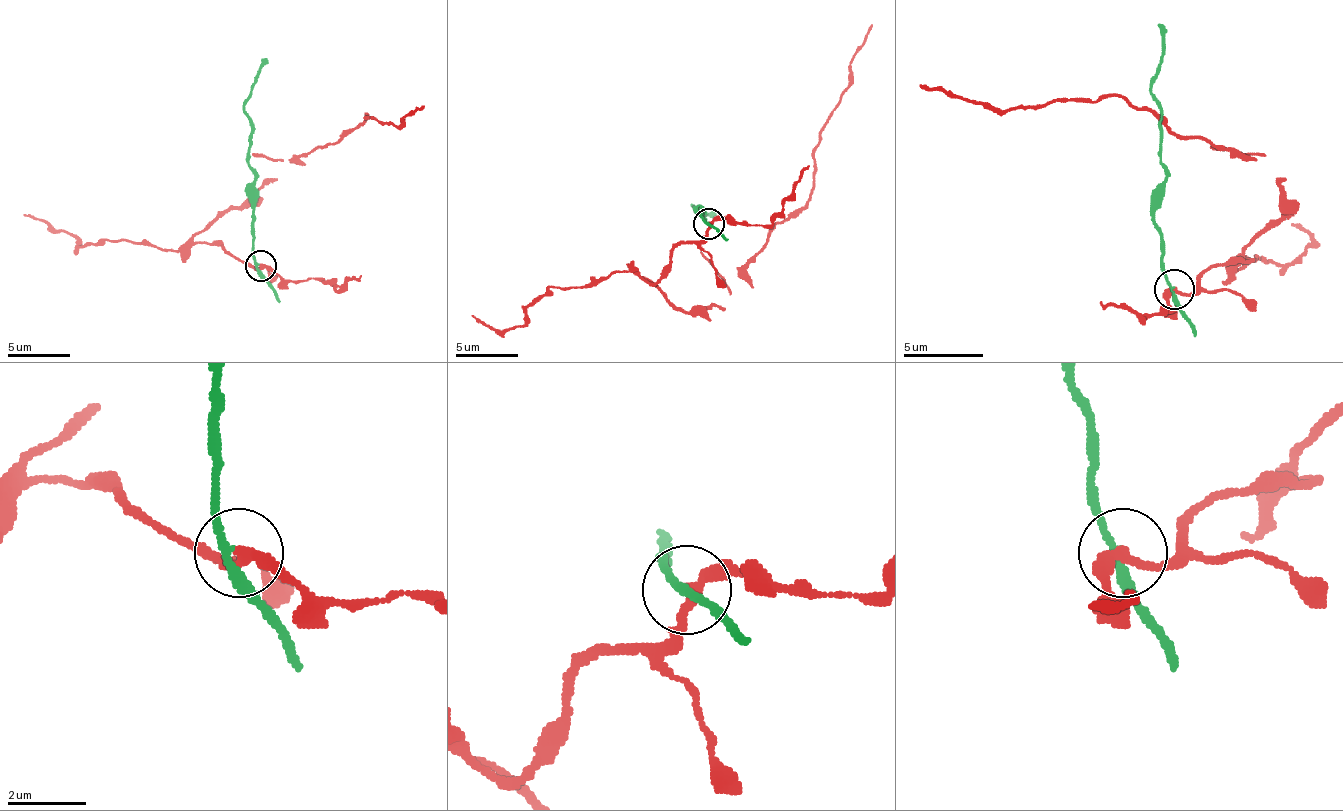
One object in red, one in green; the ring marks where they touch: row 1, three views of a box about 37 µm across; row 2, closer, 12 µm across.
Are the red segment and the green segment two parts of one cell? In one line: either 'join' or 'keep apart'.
keep apart

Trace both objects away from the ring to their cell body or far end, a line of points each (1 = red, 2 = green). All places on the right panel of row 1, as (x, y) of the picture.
1: (1175, 290), (1251, 258), (1287, 214), (1267, 155), (1179, 139), (1120, 95), (1004, 111), (920, 83)
2: (1175, 290), (1163, 270), (1155, 222), (1163, 167), (1159, 99), (1151, 91), (1151, 75), (1163, 51), (1159, 23)

